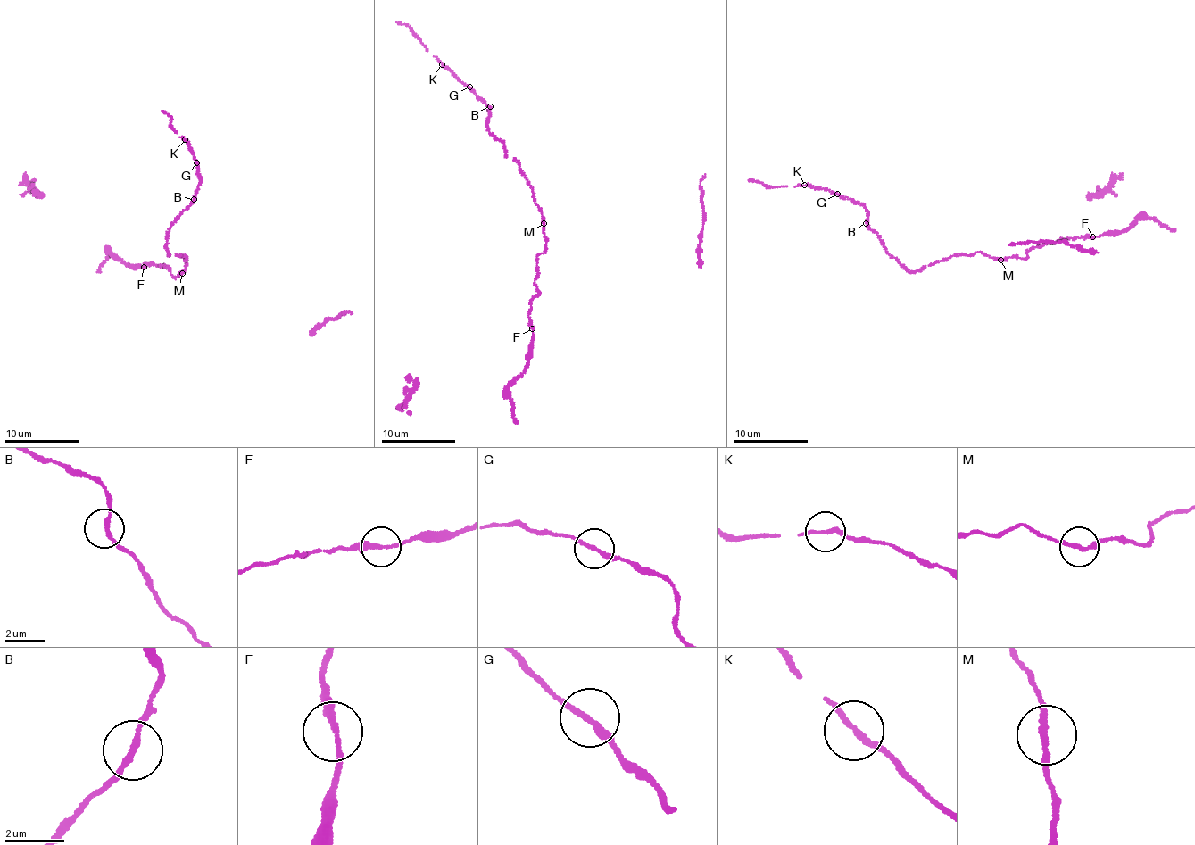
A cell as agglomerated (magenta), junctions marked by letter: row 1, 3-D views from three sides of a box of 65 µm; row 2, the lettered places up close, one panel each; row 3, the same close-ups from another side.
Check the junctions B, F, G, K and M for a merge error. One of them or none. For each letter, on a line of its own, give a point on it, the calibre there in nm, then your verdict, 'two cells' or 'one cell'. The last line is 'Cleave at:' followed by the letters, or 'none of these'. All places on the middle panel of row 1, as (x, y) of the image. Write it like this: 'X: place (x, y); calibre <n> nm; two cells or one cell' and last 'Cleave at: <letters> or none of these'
B: place (490, 106); calibre 180 nm; one cell
F: place (532, 328); calibre 200 nm; one cell
G: place (469, 86); calibre 200 nm; one cell
K: place (442, 64); calibre 170 nm; one cell
M: place (543, 223); calibre 200 nm; one cell
Cleave at: none of these

